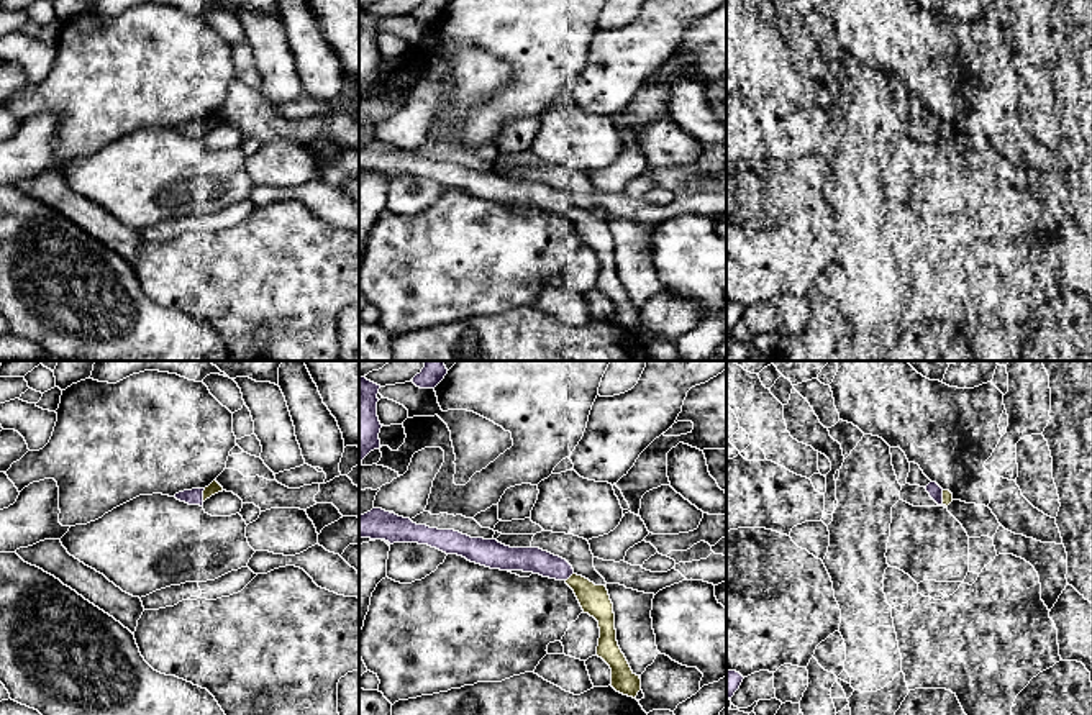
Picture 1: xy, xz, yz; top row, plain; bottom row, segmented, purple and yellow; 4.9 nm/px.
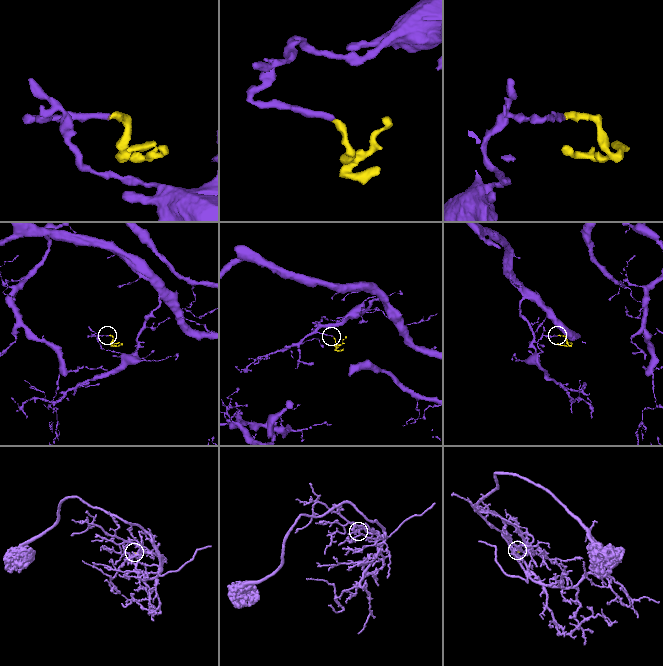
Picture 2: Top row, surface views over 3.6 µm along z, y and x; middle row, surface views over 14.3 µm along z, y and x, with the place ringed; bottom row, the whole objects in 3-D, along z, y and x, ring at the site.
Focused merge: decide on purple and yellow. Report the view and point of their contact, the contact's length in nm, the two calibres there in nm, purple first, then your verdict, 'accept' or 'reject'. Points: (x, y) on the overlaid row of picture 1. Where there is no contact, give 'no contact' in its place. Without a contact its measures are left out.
xy (202, 496) | 70 nm | 80/60 nm | accept

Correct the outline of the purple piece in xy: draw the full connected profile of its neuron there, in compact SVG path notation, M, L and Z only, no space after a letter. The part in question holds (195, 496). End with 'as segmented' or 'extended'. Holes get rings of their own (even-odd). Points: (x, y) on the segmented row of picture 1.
M213 480L208 487L205 489L192 489L192 490L184 490L175 494L174 497L180 502L185 502L189 505L203 505L203 502L207 499L210 499L212 495L223 492L223 487Z | extended

